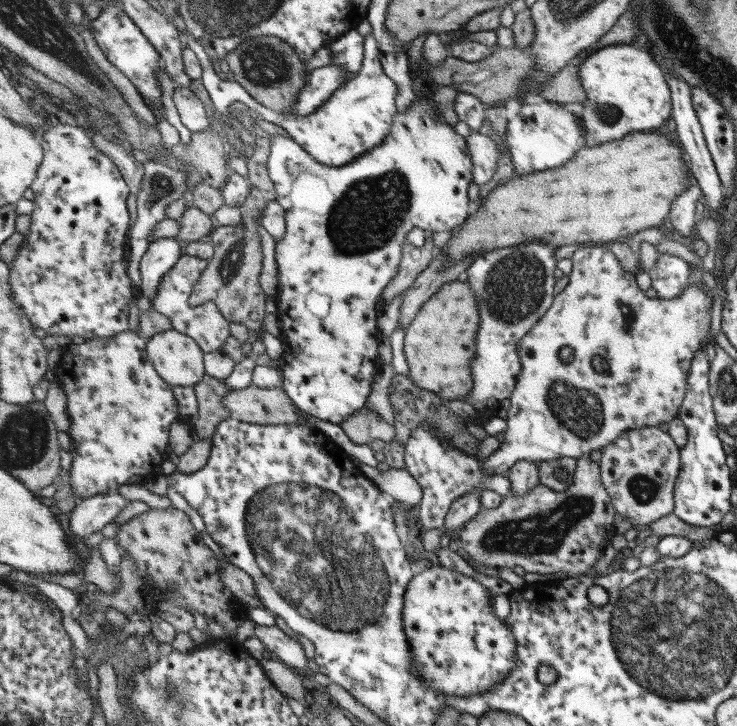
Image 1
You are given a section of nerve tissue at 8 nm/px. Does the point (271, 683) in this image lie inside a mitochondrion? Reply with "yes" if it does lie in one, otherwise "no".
no

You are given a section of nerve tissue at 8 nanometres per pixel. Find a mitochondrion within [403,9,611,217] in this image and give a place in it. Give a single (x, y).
(510, 72)

